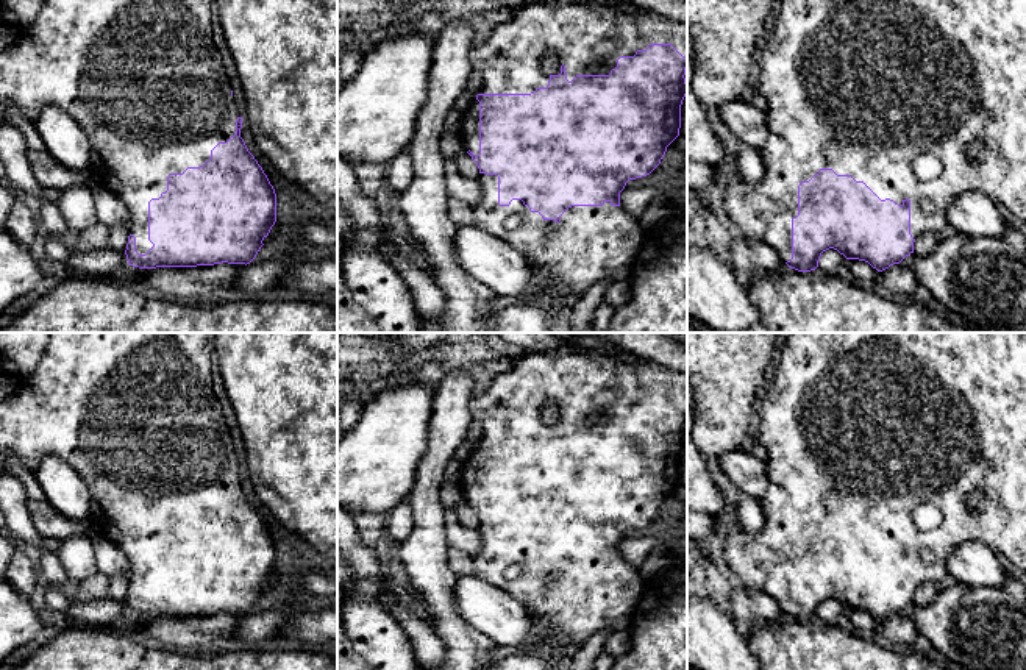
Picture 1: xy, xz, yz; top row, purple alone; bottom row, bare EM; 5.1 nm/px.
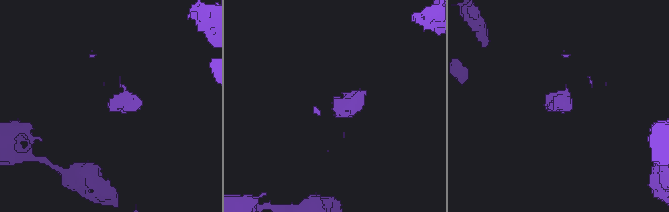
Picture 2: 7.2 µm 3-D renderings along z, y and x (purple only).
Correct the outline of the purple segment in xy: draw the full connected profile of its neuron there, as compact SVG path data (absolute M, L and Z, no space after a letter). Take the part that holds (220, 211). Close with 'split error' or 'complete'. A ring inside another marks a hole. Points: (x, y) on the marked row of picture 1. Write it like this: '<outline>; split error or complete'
M44 0L39 16L19 39L0 50L0 105L14 105L34 123L44 105L67 112L91 144L89 169L105 189L128 208L131 228L126 244L128 264L139 269L250 264L276 222L276 194L262 167L240 137L242 109L233 97L228 72L212 41L212 0Z; split error

